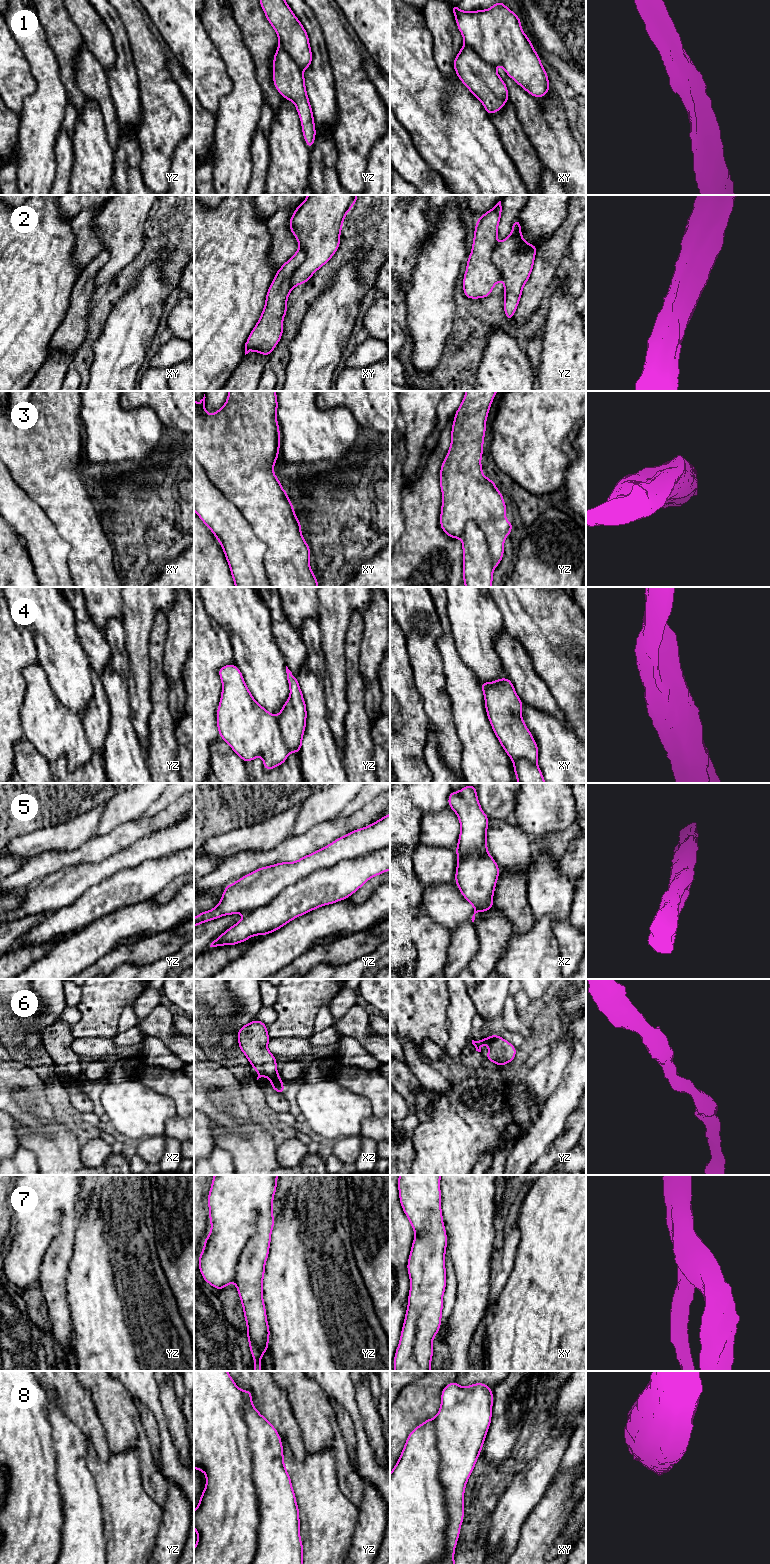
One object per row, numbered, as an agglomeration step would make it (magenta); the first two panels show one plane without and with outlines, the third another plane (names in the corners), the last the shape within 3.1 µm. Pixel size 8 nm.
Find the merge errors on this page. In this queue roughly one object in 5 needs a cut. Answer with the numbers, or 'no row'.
5

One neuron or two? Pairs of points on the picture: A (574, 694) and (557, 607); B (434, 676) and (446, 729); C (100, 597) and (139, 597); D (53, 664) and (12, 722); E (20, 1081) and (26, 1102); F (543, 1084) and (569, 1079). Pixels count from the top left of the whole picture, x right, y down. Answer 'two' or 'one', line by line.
A: one
B: one
C: two
D: two
E: two
F: two

